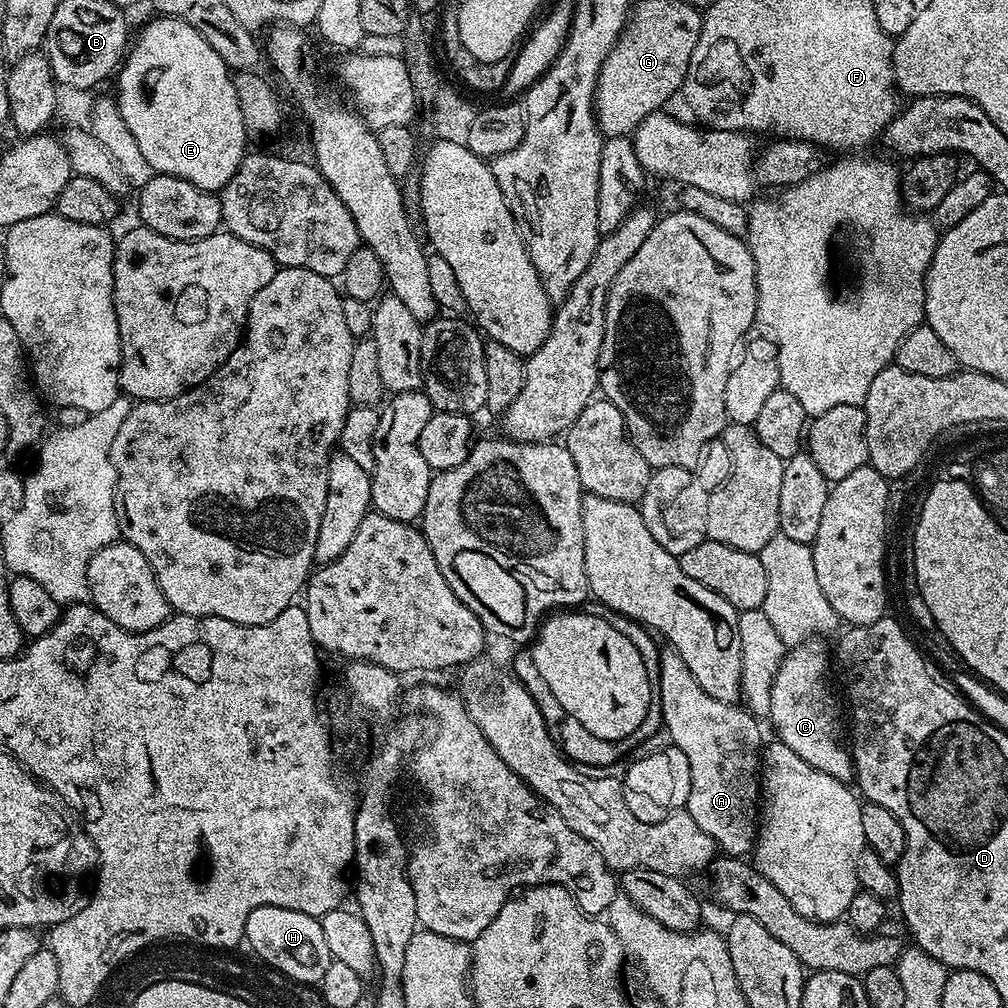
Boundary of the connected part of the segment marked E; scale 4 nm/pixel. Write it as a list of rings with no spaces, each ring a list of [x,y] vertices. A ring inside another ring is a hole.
[[[157,15],[155,19],[141,30],[140,37],[137,40],[135,37],[134,43],[129,47],[122,62],[122,67],[118,72],[120,78],[116,82],[114,99],[116,105],[120,107],[122,122],[126,122],[130,134],[134,134],[134,142],[138,142],[138,150],[142,150],[142,158],[146,158],[146,162],[150,162],[153,173],[162,176],[177,176],[202,190],[219,193],[230,182],[230,178],[234,178],[238,166],[244,161],[246,155],[246,147],[244,148],[246,133],[242,122],[242,110],[238,110],[236,81],[233,73],[226,66],[226,62],[222,62],[222,58],[218,58],[214,46],[210,46],[210,42],[206,42],[206,38],[202,38],[202,34],[198,34],[198,30],[194,30],[194,26],[190,26],[173,16]]]

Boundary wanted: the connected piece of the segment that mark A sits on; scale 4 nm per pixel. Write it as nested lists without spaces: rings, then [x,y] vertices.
[[[665,647],[660,653],[661,666],[661,698],[658,701],[663,727],[668,728],[671,743],[682,754],[686,754],[686,762],[690,762],[690,794],[686,810],[706,834],[716,841],[721,853],[744,858],[755,849],[758,835],[758,805],[762,800],[762,784],[760,769],[762,767],[762,743],[760,744],[760,728],[757,717],[751,714],[740,716],[736,704],[723,704],[718,698],[710,698],[702,686],[690,674],[690,666],[682,662],[682,658],[673,648]]]

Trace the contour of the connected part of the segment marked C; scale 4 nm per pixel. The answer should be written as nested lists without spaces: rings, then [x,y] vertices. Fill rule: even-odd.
[[[820,638],[807,640],[785,655],[770,690],[767,719],[776,727],[775,739],[790,746],[802,762],[810,762],[814,770],[822,770],[822,774],[830,774],[830,778],[848,782],[854,776],[852,754],[849,745],[840,741],[840,708],[835,694],[828,692],[830,648],[823,642]]]

